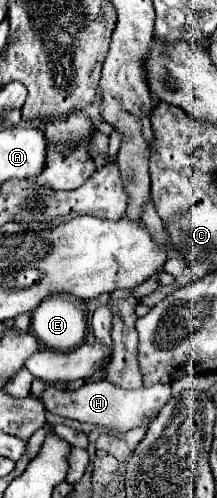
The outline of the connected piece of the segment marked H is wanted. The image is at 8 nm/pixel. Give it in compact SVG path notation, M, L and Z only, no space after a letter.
M87 382L77 390L59 390L59 388L47 388L43 394L29 394L31 398L43 402L43 406L59 416L71 418L71 420L79 420L79 422L87 422L93 426L101 426L101 428L117 428L121 432L127 432L135 426L143 424L143 416L145 414L153 414L159 412L161 408L172 397L172 389L169 384L156 384L151 388L139 388L139 390L123 390L117 388L109 382Z

